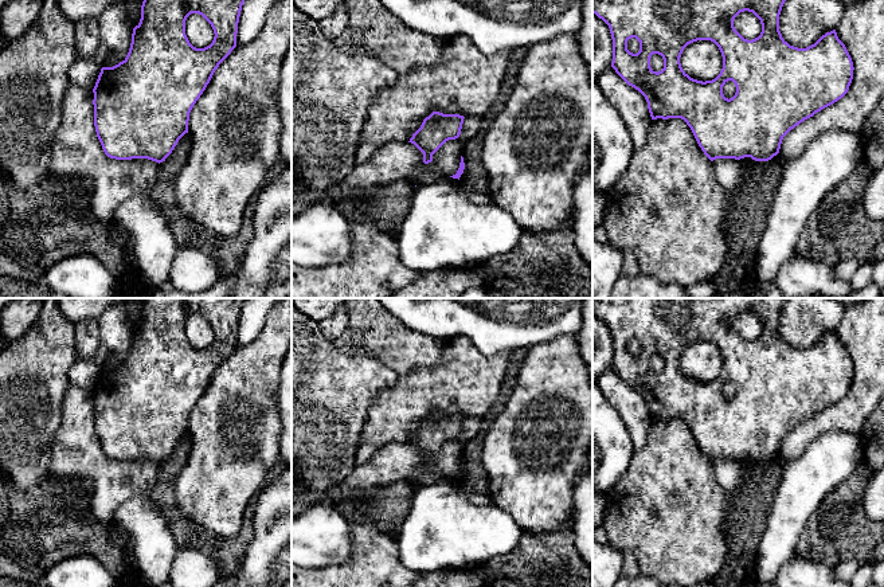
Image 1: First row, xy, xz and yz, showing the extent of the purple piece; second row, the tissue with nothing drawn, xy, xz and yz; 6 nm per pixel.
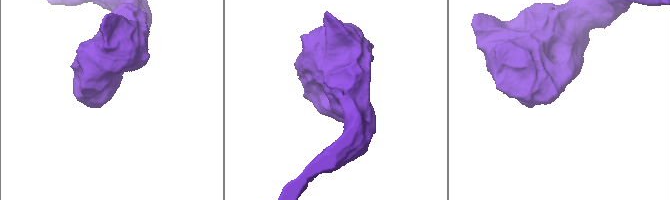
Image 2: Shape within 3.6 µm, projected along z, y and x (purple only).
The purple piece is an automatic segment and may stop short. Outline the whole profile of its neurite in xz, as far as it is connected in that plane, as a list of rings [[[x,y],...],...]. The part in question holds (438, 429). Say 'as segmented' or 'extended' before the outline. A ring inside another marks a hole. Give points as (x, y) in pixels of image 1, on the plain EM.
as segmented; [[[433,412],[423,420],[421,428],[408,443],[414,445],[423,454],[423,463],[429,465],[433,462],[433,455],[446,442],[459,438],[463,419],[459,415]]]

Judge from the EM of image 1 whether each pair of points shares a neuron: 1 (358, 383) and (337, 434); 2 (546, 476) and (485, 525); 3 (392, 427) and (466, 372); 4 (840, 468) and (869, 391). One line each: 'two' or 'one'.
1: one
2: two
3: one
4: two

